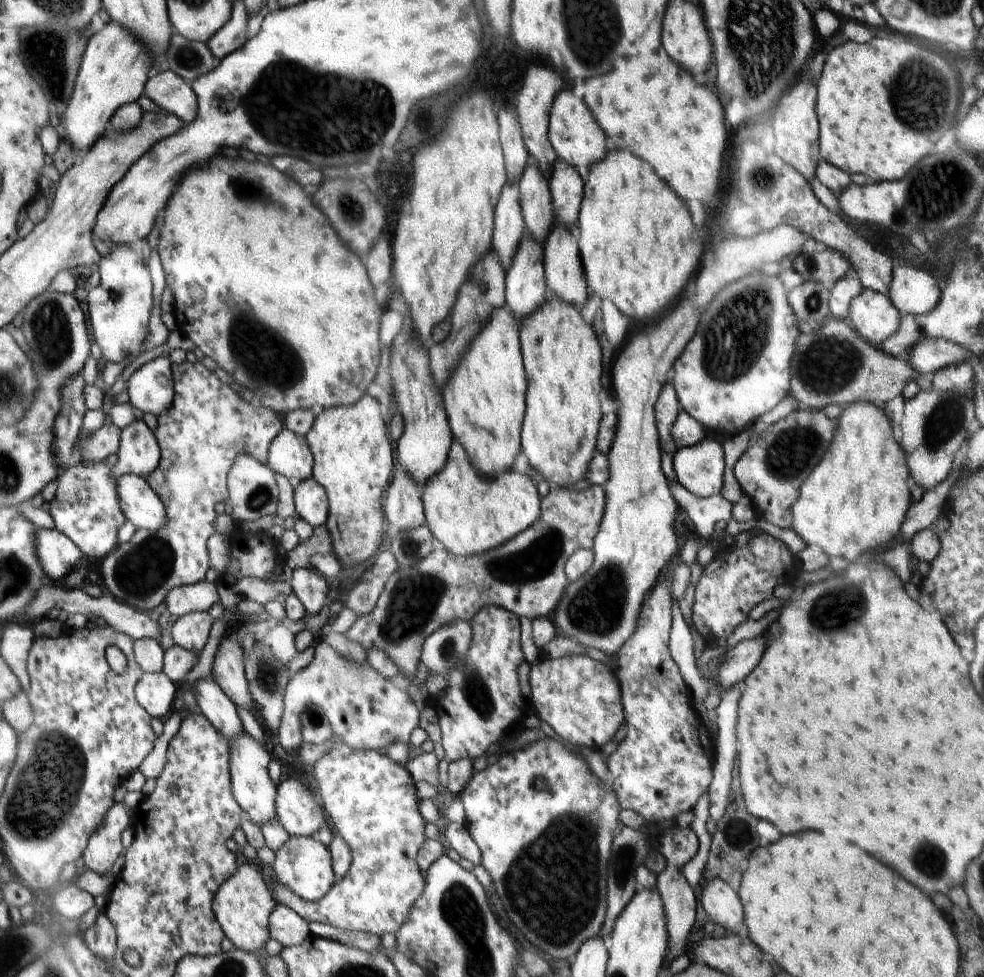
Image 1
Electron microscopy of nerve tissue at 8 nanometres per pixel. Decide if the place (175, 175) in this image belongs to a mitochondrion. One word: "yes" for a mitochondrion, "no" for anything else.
no

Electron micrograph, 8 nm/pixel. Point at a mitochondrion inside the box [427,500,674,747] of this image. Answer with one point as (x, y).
(596, 608)

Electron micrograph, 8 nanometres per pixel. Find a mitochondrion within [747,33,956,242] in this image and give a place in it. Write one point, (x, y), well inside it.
(911, 92)

